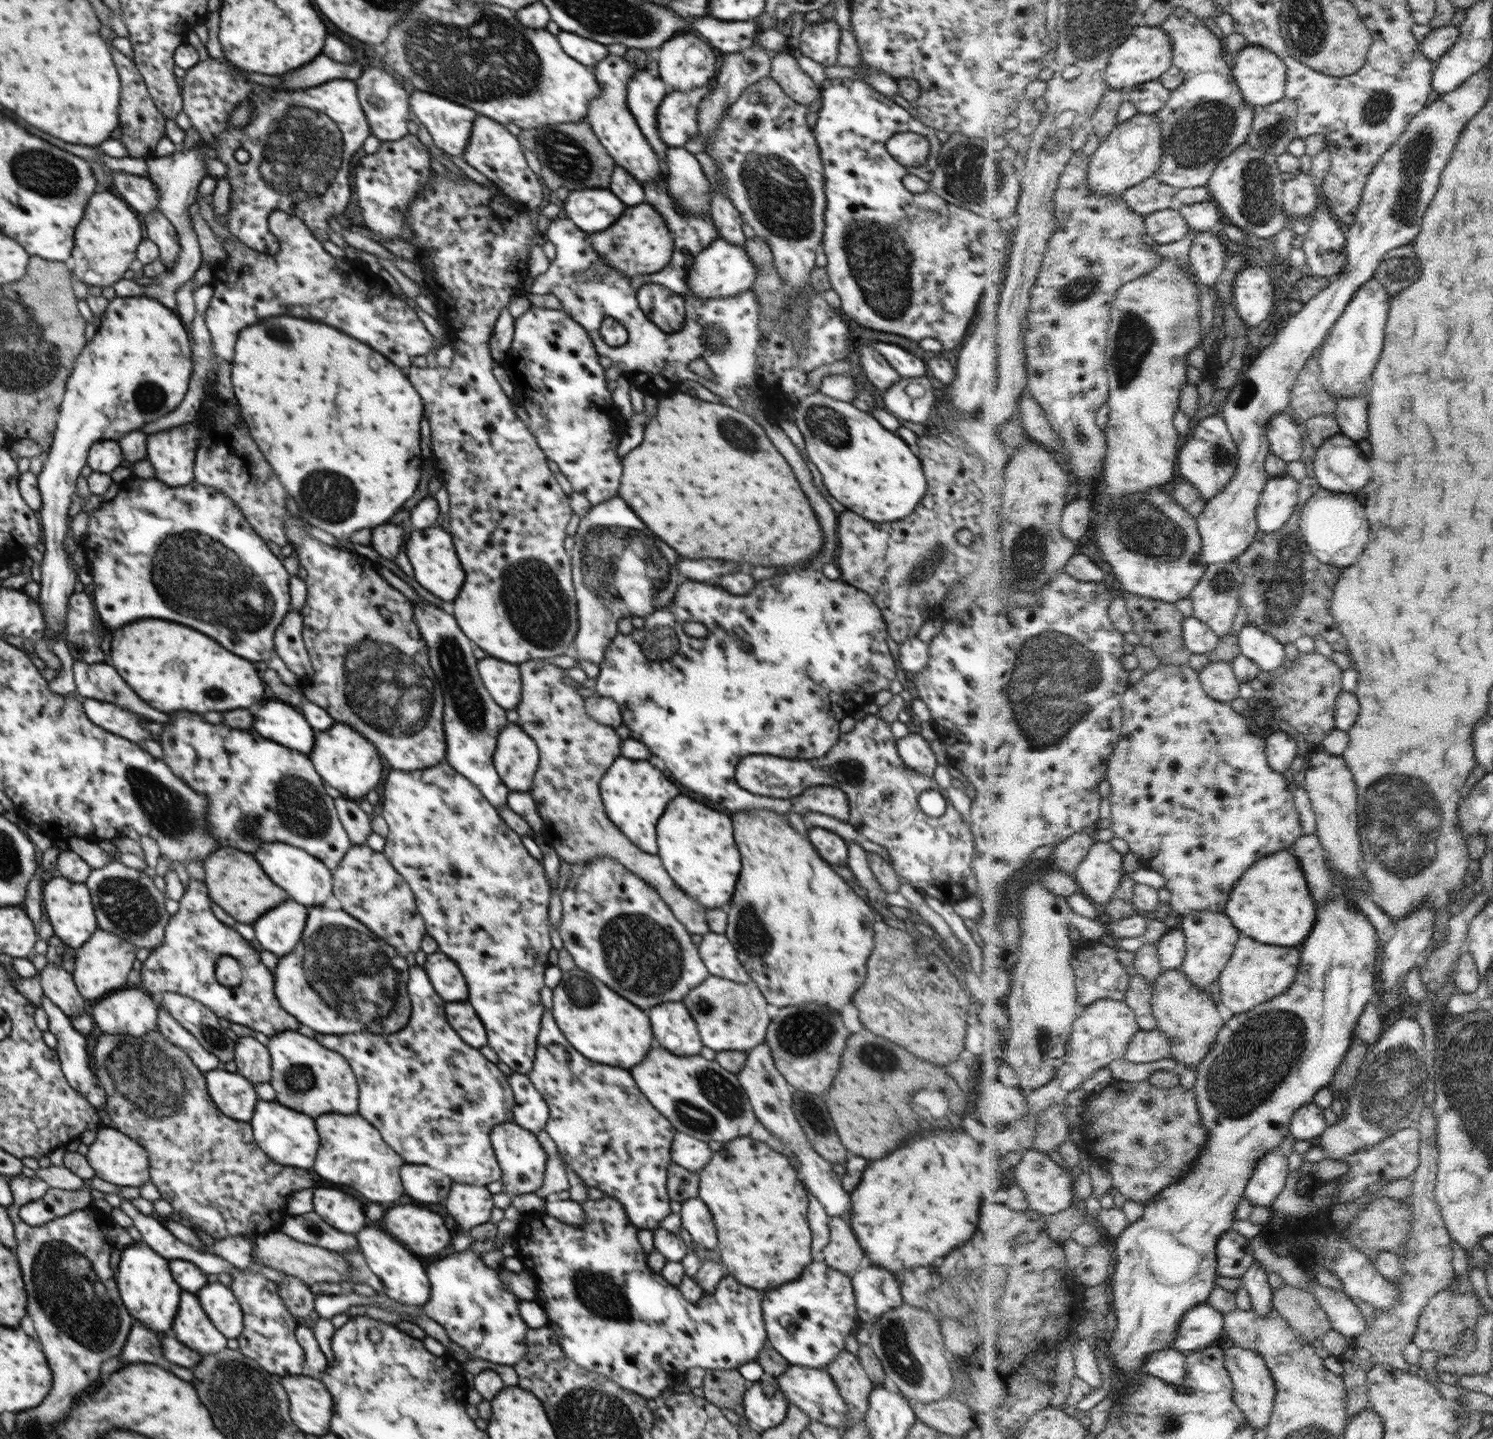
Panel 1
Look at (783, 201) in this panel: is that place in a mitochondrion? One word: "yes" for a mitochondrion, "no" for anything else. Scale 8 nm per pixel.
yes

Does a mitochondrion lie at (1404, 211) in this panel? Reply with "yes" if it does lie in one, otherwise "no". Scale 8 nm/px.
yes

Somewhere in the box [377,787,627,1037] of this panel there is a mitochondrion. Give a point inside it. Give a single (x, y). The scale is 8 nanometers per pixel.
(581, 991)

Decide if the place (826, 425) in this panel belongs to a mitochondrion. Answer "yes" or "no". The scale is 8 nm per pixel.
yes

